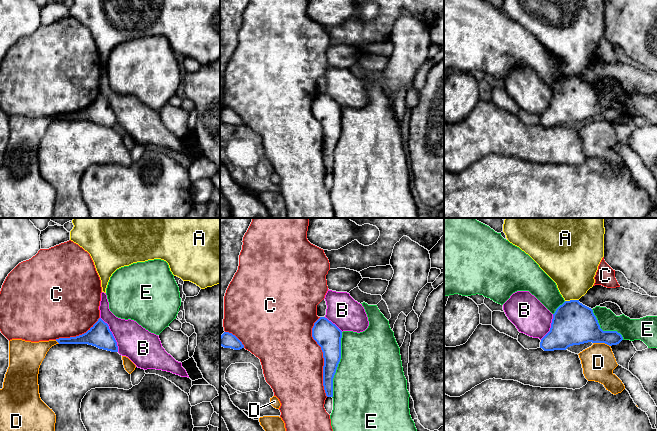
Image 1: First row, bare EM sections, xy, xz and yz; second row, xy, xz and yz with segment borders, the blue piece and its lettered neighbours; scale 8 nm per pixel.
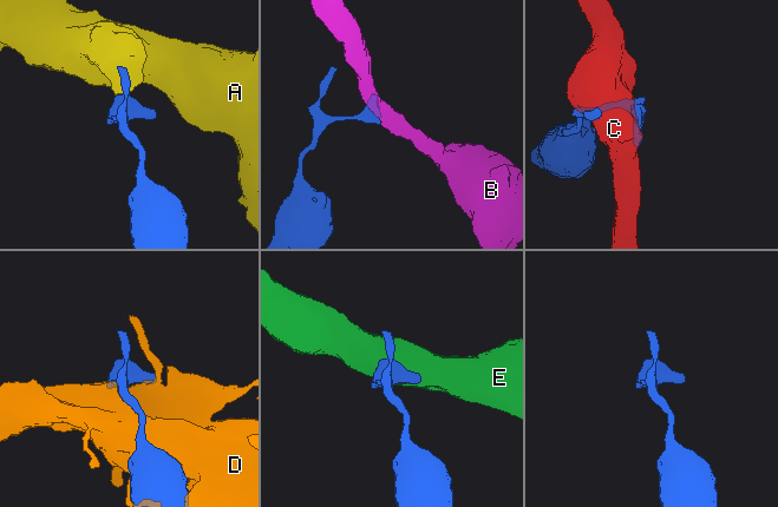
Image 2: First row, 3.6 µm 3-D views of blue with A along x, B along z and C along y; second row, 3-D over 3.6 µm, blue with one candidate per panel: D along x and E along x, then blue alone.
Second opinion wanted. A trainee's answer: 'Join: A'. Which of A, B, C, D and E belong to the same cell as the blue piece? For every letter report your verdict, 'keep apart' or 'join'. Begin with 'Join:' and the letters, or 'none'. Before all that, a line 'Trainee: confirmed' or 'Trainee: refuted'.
Trainee: refuted
Join: none
A: keep apart
B: keep apart
C: keep apart
D: keep apart
E: keep apart

